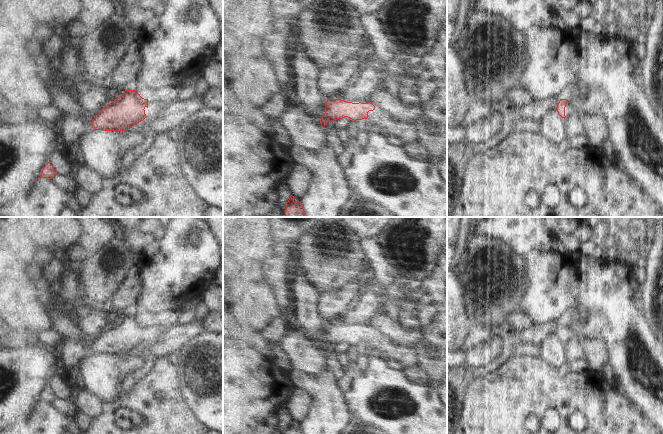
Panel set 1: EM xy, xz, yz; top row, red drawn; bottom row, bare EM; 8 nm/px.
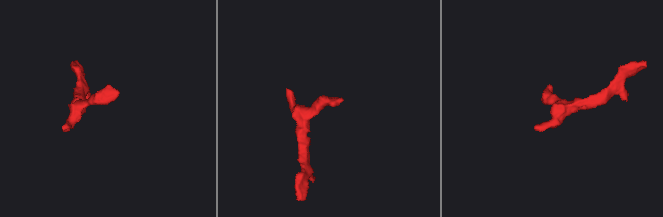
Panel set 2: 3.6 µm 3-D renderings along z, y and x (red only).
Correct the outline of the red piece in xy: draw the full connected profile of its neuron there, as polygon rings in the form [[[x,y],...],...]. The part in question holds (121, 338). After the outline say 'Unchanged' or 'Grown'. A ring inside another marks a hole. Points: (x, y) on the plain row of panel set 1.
[[[125,314],[118,323],[102,332],[92,345],[94,354],[125,355],[146,341],[155,343],[170,322],[144,323],[135,314]]]. Grown.

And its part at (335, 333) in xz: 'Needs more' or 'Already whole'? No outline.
Needs more.

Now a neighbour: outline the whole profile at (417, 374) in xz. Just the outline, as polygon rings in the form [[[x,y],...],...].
[[[401,365],[401,367],[407,377],[416,383],[430,384],[433,382],[433,379],[429,373],[419,365],[415,367],[406,367]]]

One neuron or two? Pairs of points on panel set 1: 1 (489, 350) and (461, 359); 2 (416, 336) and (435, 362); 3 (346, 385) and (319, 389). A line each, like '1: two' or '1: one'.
1: one
2: two
3: two

